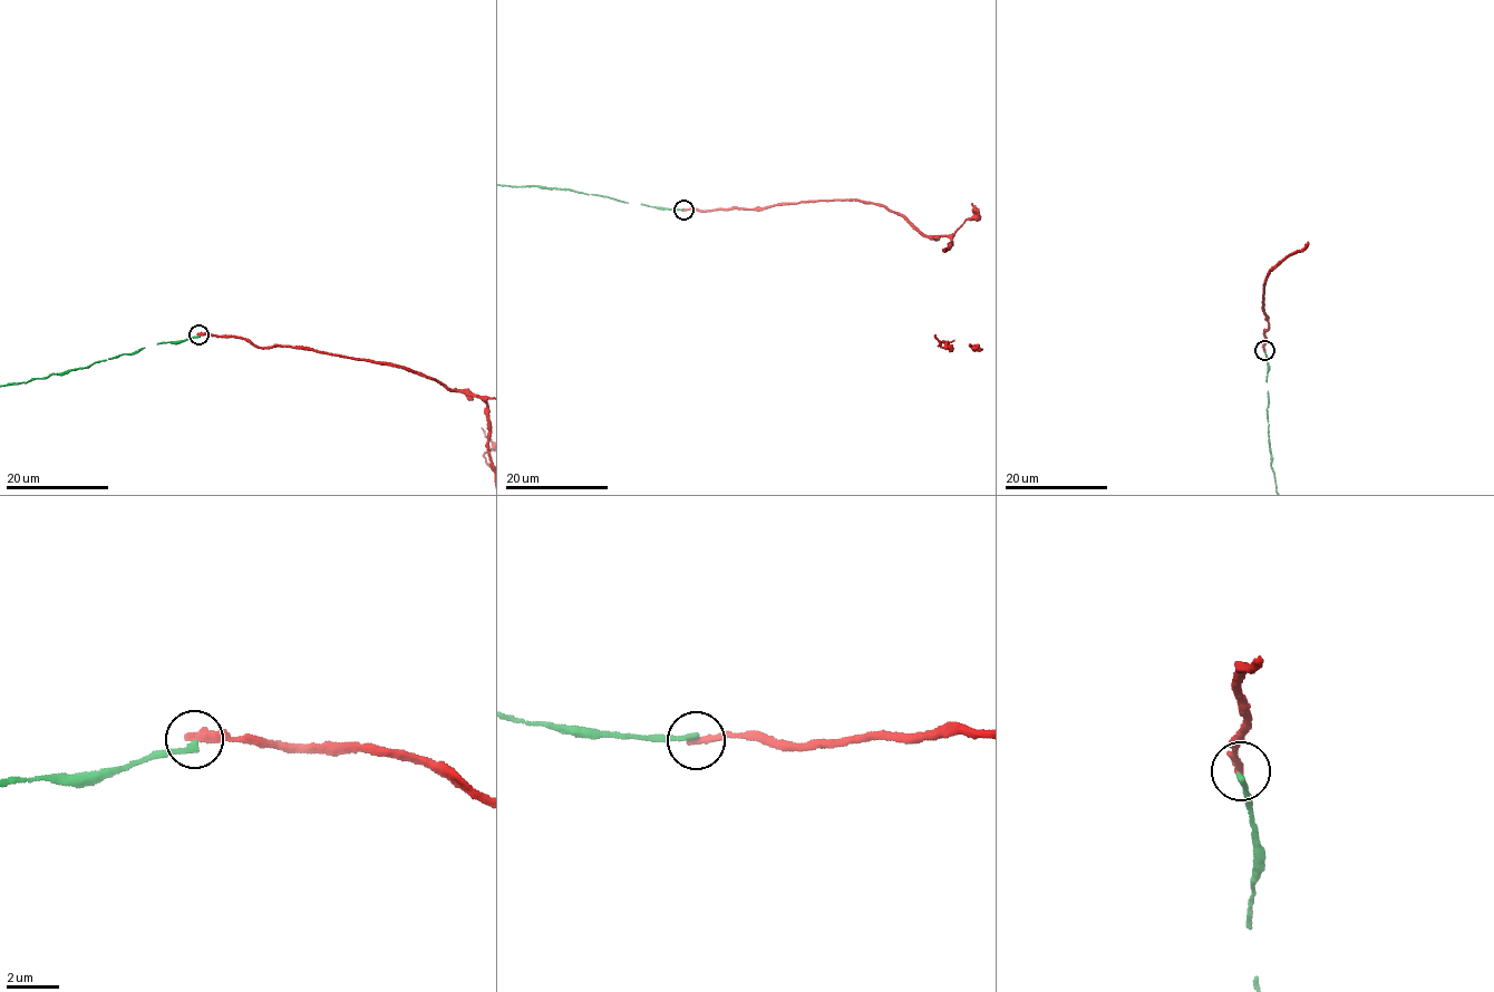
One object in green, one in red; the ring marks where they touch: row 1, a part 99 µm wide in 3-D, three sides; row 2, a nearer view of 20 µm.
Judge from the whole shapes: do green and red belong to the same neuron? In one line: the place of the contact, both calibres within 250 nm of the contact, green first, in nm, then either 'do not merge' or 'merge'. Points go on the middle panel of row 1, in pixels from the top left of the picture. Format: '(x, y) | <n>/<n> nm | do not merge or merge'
(684, 210) | 240/340 nm | do not merge

